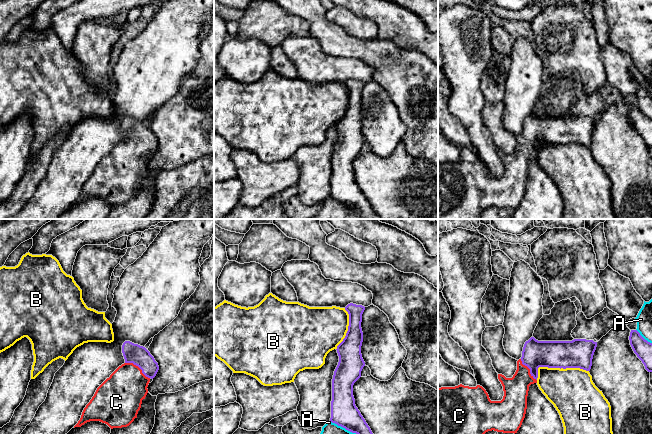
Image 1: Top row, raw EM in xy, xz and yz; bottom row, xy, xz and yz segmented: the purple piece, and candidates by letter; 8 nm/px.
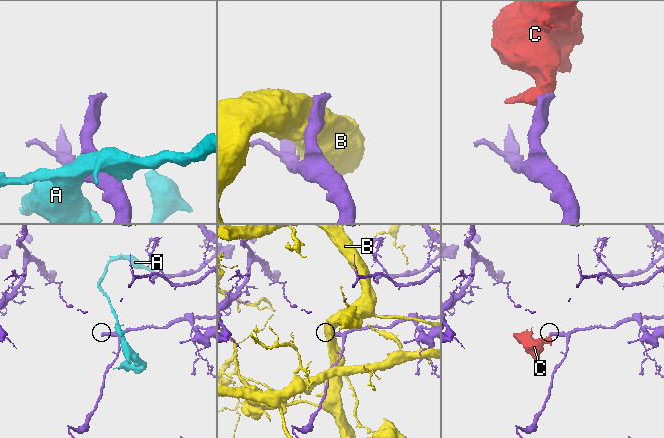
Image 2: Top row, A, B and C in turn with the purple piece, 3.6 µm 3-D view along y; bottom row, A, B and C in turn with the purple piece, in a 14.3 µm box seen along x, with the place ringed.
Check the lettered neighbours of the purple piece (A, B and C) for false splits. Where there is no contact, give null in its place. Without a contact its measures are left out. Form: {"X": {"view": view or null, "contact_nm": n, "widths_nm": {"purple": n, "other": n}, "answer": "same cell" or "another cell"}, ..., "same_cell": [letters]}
{"A": {"view": "yz", "contact_nm": 170, "widths_nm": {"purple": 150, "other": 130}, "answer": "another cell"}, "B": {"view": "yz", "contact_nm": 440, "widths_nm": {"purple": 240, "other": 360}, "answer": "another cell"}, "C": {"view": "xy", "contact_nm": 240, "widths_nm": {"purple": 160, "other": 320}, "answer": "same cell"}, "same_cell": ["C"]}

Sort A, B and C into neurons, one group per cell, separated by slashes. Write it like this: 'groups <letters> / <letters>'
groups A / B / C

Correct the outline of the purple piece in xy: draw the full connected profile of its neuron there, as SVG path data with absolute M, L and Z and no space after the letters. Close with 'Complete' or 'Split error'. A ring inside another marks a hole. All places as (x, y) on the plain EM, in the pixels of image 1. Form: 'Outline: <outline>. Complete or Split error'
Outline: M125 117L122 121L125 139L119 142L96 166L90 178L84 184L81 194L74 202L81 203L90 197L100 197L111 205L129 202L141 184L142 176L148 169L148 160L158 146L158 139L143 122Z. Split error

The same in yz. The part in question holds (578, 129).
Outline: M531 113L524 120L522 133L517 137L517 146L513 153L506 154L504 151L498 150L498 155L504 167L501 177L491 177L486 166L480 161L469 163L460 160L455 163L438 164L438 219L478 219L486 208L492 206L503 209L517 209L525 194L529 162L537 159L538 144L580 144L590 147L596 123L597 118L593 116L538 117Z. Split error

